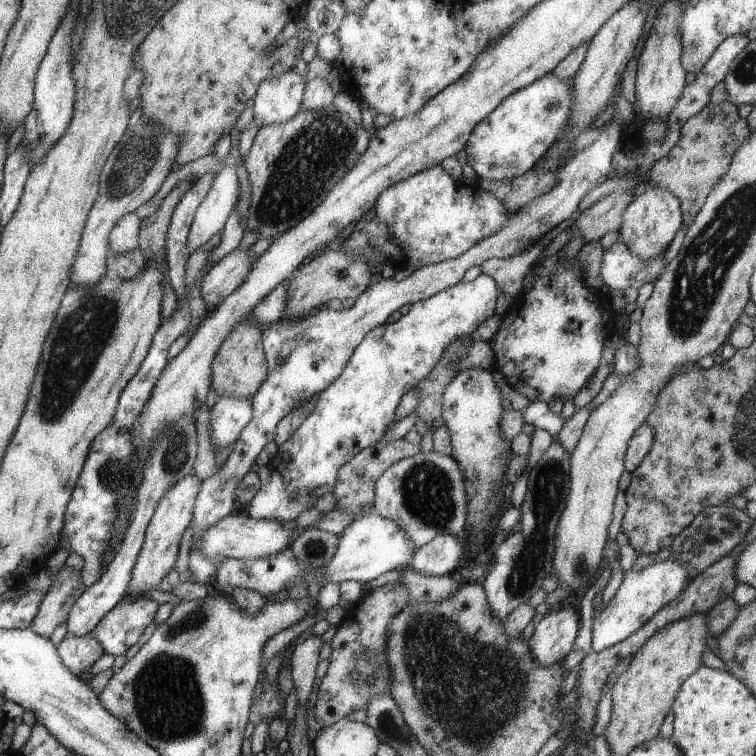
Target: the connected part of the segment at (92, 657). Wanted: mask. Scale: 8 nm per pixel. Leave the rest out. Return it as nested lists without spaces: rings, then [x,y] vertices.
[[[67,634],[58,646],[60,658],[76,674],[89,671],[94,662],[105,654],[102,644],[90,635],[78,638]]]

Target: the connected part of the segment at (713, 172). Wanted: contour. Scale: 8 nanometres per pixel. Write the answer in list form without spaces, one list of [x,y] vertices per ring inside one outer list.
[[[726,101],[720,104],[709,102],[704,108],[689,118],[681,128],[676,146],[665,157],[657,160],[648,174],[648,185],[658,185],[680,198],[682,211],[687,216],[684,228],[698,216],[700,209],[719,185],[720,178],[728,172],[736,150],[750,136],[747,119],[738,114],[739,105]]]

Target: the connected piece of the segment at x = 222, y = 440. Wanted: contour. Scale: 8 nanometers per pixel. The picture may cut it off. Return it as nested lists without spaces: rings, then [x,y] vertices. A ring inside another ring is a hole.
[[[218,398],[210,412],[210,438],[214,450],[217,452],[235,444],[254,414],[252,401],[248,398]]]

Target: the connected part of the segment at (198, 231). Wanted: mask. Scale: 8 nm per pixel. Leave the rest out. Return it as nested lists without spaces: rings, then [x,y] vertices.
[[[230,161],[221,172],[215,174],[212,188],[200,203],[190,225],[188,234],[188,252],[194,254],[196,249],[206,244],[214,234],[220,232],[238,202],[238,165]]]

